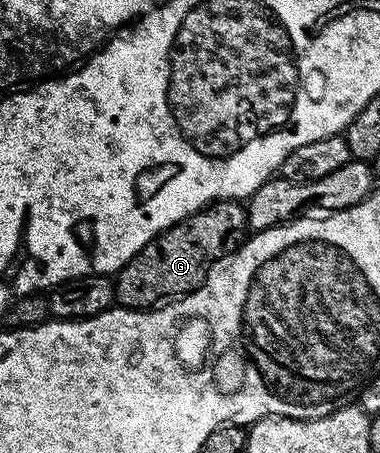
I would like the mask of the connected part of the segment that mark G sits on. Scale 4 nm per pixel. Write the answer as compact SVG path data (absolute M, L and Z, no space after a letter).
M214 200L206 204L166 232L160 232L122 266L115 276L116 303L130 310L152 310L162 302L194 292L207 279L214 264L241 247L248 228L247 208L242 201Z

